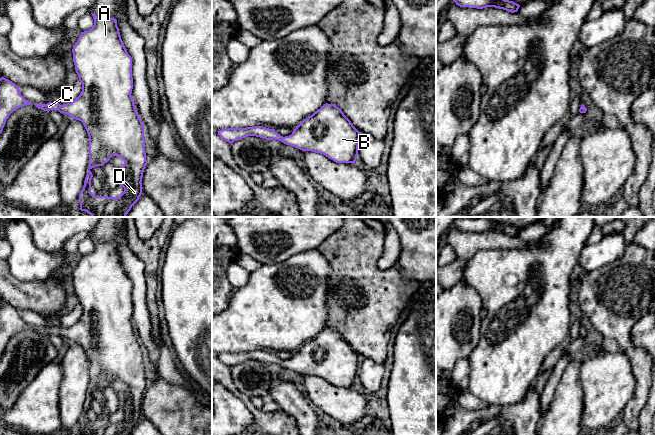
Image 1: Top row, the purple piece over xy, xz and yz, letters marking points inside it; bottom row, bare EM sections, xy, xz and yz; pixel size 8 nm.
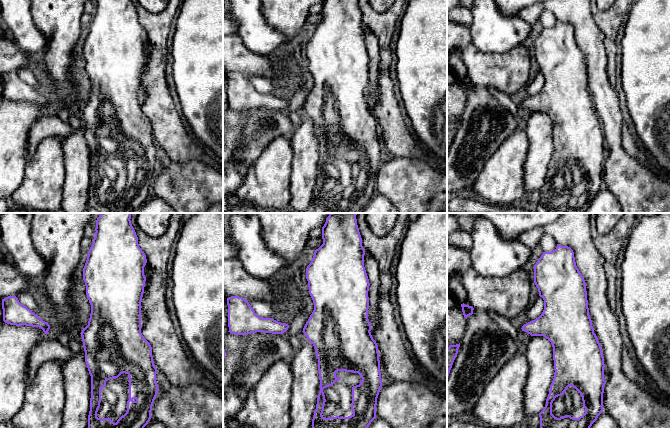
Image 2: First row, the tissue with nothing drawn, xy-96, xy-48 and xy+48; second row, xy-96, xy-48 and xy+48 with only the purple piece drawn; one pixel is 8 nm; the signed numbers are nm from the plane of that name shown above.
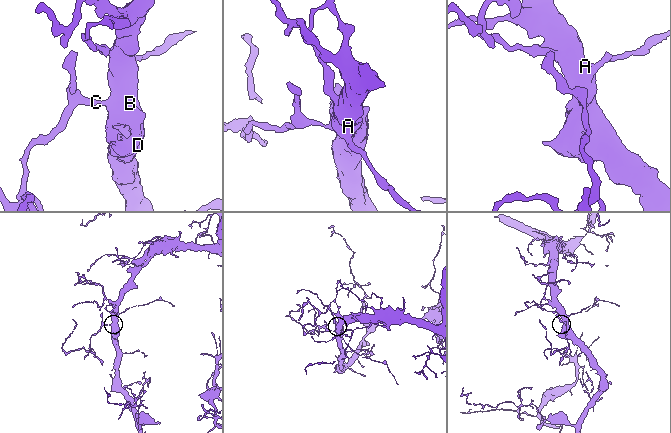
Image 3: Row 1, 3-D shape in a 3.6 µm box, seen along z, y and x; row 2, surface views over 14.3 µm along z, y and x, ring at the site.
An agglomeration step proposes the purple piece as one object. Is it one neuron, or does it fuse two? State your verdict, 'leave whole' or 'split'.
leave whole

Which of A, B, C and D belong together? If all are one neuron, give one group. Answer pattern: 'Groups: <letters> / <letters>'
Groups: A B C D

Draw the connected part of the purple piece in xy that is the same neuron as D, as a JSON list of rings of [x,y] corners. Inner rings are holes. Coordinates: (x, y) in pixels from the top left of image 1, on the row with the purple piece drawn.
[[[91,13],[94,19],[94,25],[93,27],[88,30],[81,32],[77,42],[73,46],[72,53],[73,53],[73,62],[75,65],[76,73],[79,77],[79,81],[82,83],[82,91],[80,95],[71,103],[60,105],[59,103],[47,103],[47,104],[34,104],[37,108],[42,109],[44,111],[49,112],[50,110],[58,110],[60,113],[64,113],[69,115],[71,118],[79,120],[83,123],[88,136],[89,136],[89,170],[87,172],[87,175],[85,177],[85,182],[83,189],[81,190],[79,194],[79,202],[80,202],[80,210],[85,211],[89,213],[92,217],[126,217],[128,212],[131,210],[132,206],[139,200],[139,197],[142,194],[142,177],[143,177],[143,171],[145,169],[145,166],[147,165],[146,160],[146,153],[145,153],[145,140],[144,140],[144,125],[136,111],[133,98],[131,96],[132,89],[133,89],[133,77],[132,77],[132,58],[128,54],[124,43],[121,39],[119,28],[117,26],[117,20],[115,18],[107,18],[107,17],[98,17],[95,14]],[[112,156],[118,156],[123,159],[124,164],[122,167],[118,168],[118,171],[120,173],[119,175],[119,185],[121,185],[124,188],[124,192],[118,196],[118,197],[108,197],[108,196],[95,196],[91,192],[91,179],[93,177],[92,172],[90,171],[92,168],[97,166],[103,166],[105,163],[107,163]]]

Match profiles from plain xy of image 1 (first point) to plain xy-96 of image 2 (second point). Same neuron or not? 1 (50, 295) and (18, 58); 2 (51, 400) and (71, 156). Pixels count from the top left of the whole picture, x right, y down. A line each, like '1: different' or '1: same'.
1: same
2: different

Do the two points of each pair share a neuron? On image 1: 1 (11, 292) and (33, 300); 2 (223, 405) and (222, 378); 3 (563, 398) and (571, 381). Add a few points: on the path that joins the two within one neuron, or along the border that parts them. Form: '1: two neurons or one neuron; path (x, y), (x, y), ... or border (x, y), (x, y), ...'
1: one neuron; path (16, 293), (28, 296)
2: two neurons; border (222, 385), (241, 399)
3: one neuron; path (567, 394), (569, 392), (569, 385)

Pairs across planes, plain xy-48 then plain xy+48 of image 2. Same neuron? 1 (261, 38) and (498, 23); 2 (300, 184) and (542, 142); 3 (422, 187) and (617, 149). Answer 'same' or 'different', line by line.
1: same
2: same
3: same

